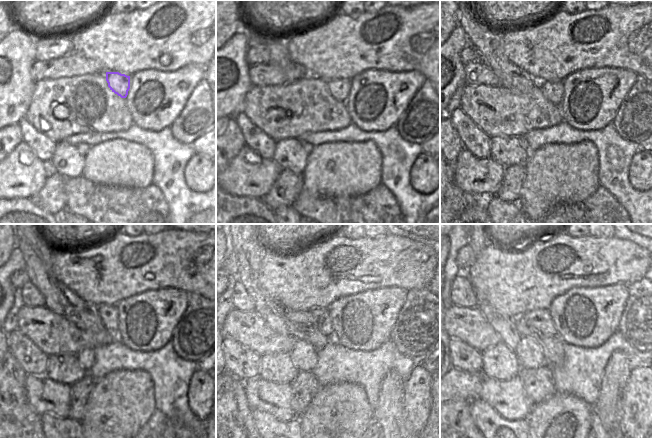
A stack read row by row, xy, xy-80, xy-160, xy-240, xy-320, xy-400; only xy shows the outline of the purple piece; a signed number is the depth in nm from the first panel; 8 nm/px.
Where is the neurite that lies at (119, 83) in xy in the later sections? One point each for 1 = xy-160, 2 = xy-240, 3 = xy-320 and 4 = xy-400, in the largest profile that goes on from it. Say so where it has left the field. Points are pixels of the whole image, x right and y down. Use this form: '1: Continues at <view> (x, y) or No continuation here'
1: Continues at xy-160 (553, 91)
2: Continues at xy-240 (108, 315)
3: Continues at xy-320 (321, 321)
4: Continues at xy-400 (540, 320).

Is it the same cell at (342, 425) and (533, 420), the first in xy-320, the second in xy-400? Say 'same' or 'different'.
same

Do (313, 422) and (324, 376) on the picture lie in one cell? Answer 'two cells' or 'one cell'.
two cells

